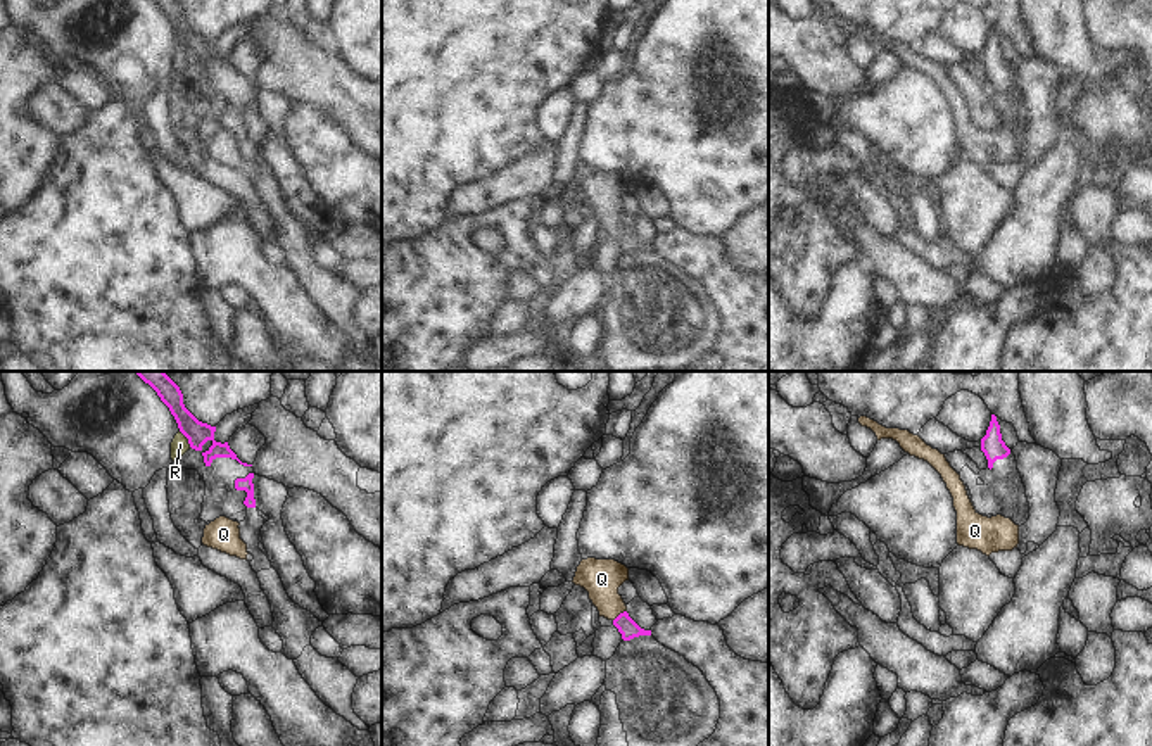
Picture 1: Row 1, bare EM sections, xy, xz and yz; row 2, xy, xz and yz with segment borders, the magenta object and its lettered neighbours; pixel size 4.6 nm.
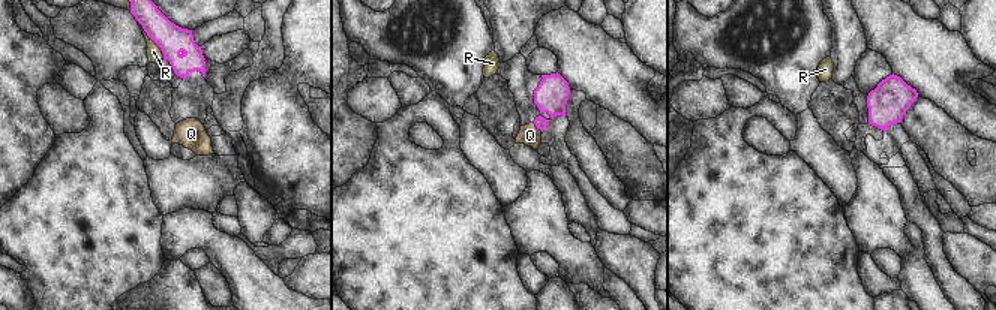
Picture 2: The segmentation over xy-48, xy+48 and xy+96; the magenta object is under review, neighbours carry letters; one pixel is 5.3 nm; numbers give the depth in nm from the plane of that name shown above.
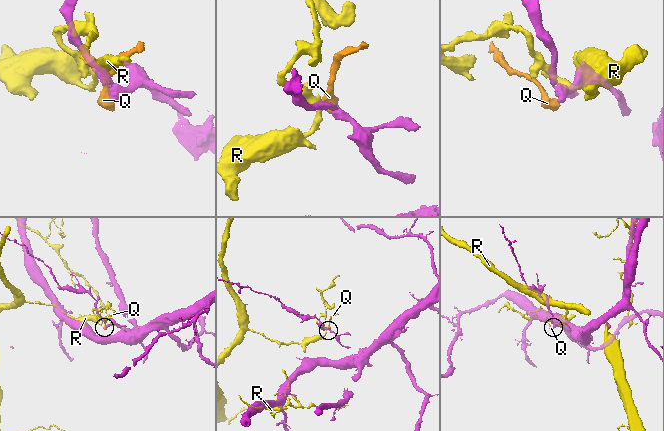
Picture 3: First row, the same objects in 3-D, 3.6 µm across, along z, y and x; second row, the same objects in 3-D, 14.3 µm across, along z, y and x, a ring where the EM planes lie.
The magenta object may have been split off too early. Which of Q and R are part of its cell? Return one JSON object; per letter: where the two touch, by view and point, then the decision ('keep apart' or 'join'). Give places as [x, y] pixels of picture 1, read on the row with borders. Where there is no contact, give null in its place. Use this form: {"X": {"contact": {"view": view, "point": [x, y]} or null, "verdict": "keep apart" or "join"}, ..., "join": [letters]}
{"Q": {"contact": {"view": "xz", "point": [619, 615]}, "verdict": "join"}, "R": {"contact": {"view": "xy", "point": [187, 437]}, "verdict": "keep apart"}, "join": ["Q"]}

